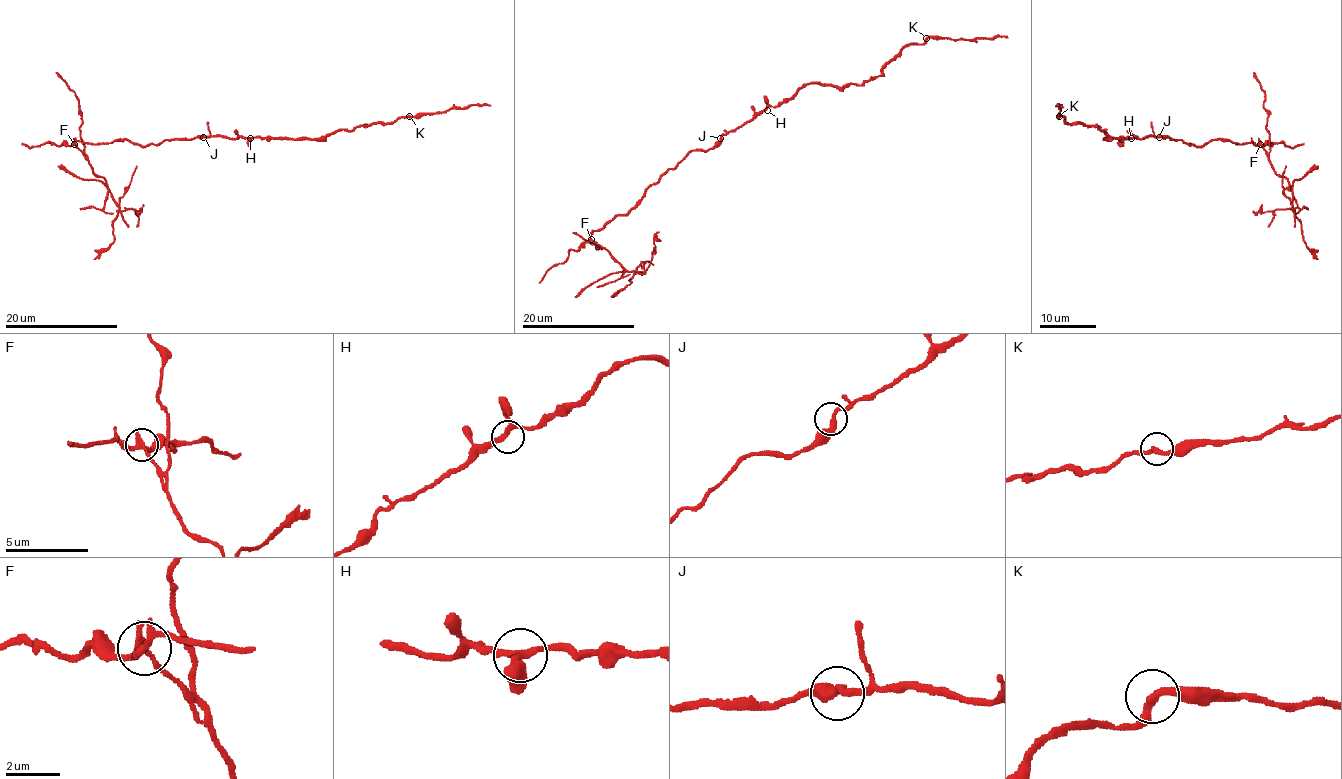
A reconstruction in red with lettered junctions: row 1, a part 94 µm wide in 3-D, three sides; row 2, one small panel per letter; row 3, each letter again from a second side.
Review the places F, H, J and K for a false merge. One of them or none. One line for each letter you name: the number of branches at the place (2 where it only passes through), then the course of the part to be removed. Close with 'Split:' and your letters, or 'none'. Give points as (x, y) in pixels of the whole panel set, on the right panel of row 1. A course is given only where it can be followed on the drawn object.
F: 3 | (1261, 144), (1273, 169), (1288, 181), (1293, 215), (1300, 223), (1303, 240), (1317, 258)
Split: F

